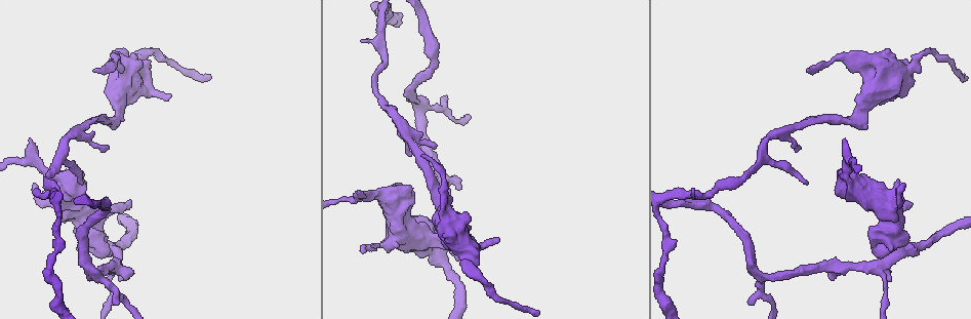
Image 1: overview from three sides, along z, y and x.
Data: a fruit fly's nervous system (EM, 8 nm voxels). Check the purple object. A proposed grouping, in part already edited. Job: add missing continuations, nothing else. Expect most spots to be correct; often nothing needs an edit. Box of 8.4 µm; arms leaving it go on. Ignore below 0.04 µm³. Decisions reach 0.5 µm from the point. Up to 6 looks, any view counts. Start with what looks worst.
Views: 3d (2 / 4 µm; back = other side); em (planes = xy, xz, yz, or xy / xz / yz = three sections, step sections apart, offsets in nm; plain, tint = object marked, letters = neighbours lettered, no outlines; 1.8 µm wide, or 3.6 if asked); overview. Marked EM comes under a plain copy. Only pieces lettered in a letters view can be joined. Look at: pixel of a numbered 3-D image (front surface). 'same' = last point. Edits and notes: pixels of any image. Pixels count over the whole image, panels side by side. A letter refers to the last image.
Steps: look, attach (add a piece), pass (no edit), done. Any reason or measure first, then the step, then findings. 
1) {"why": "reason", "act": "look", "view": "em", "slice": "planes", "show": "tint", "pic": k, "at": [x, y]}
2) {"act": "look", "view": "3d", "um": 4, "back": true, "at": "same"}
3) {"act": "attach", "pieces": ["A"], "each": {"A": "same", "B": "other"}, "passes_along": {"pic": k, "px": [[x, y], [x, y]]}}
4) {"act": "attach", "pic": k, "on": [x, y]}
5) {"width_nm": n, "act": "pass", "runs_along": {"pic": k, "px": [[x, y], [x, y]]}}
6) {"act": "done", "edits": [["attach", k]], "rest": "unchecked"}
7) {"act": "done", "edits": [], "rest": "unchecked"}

{"why": "an open end", "act": "look", "view": "3d", "um": 2, "pic": 1, "at": [912, 202]}

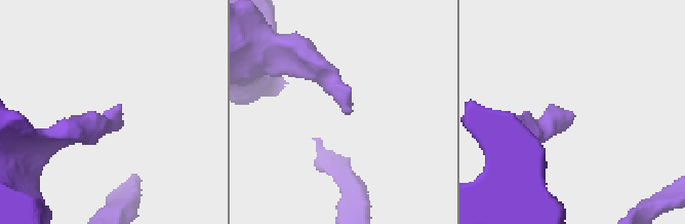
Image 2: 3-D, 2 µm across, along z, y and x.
{"act": "look", "view": "em", "um": 3.6, "slice": "xy", "step": 4, "show": "tint", "pic": 2, "at": [571, 114]}

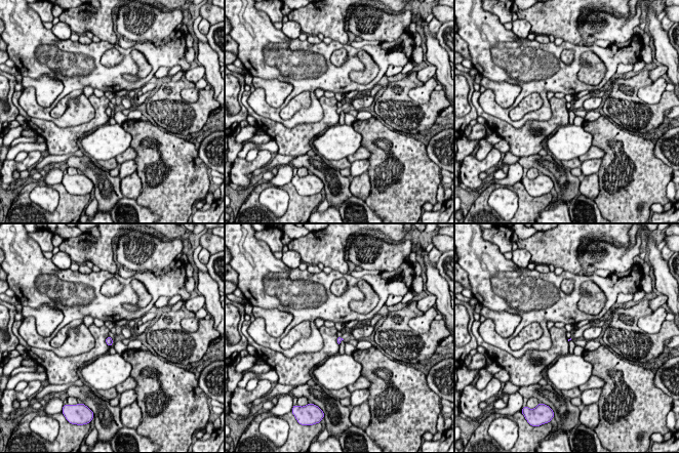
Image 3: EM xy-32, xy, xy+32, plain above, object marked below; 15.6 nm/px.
{"why": "cut it another way", "act": "look", "view": "em", "um": 3.6, "slice": "planes", "show": "letters", "at": "same"}

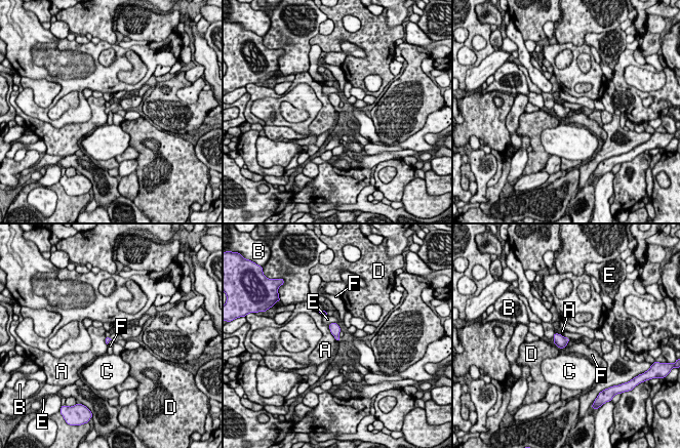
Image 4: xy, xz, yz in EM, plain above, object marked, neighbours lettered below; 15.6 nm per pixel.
{"act": "pass", "each": {"A": "other", "B": "other", "C": "other", "D": "other", "E": "other", "F": "other"}, "found": "no lettered piece goes on from it"}

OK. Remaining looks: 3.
{"why": "tapers out", "act": "look", "view": "em", "slice": "xy", "step": 16, "show": "tint", "pic": 1, "at": [905, 184]}

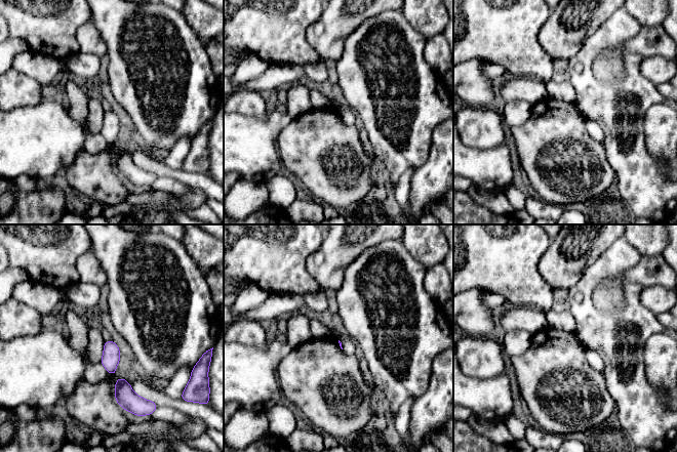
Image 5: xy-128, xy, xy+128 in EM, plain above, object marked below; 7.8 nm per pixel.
{"act": "look", "view": "em", "slice": "planes", "show": "letters", "at": "same"}

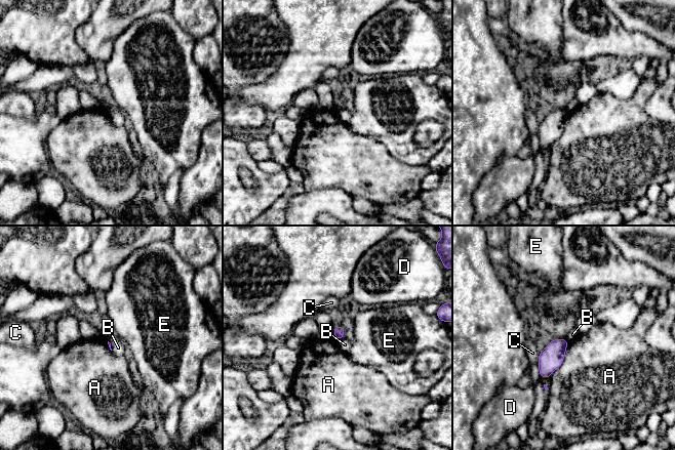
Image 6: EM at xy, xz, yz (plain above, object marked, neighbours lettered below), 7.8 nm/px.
{"longest_contact_nm": ["A", 320], "act": "pass", "each": {"A": "other", "B": "other", "C": "other", "D": "other", "E": "other"}, "border": {"pic": 6, "px": [[343, 337], [338, 340]]}, "found": "no lettered piece goes on from it"}

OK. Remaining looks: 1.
{"act": "done", "edits": [], "rest": "unchecked"}

